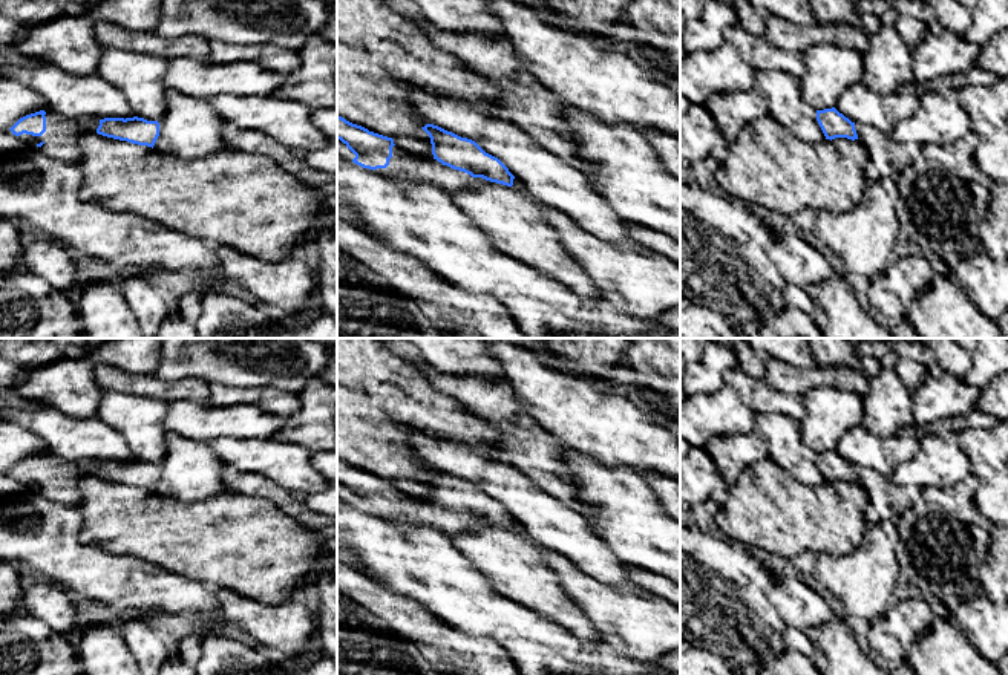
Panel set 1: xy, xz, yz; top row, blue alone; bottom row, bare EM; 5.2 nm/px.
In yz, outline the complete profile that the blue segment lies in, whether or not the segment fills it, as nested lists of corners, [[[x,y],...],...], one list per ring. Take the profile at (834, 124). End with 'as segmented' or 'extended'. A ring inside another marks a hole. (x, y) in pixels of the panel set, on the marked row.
[[[835,107],[817,110],[817,121],[826,136],[826,139],[847,138],[858,139],[855,122],[839,113]]]; as segmented

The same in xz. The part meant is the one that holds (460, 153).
[[[438,126],[421,127],[430,138],[434,159],[453,170],[464,171],[472,178],[513,185],[515,176],[495,156],[486,153],[475,141],[461,138]]]; as segmented

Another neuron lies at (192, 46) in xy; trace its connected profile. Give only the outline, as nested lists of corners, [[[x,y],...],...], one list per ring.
[[[95,21],[95,37],[101,47],[123,49],[162,58],[193,58],[213,63],[210,41],[198,35],[161,38],[155,32],[129,31],[112,23]]]

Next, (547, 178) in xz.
[[[412,87],[414,109],[429,122],[475,141],[498,158],[529,193],[544,205],[570,216],[582,230],[631,249],[648,249],[633,240],[622,219],[587,176],[541,147],[512,121],[447,95]]]

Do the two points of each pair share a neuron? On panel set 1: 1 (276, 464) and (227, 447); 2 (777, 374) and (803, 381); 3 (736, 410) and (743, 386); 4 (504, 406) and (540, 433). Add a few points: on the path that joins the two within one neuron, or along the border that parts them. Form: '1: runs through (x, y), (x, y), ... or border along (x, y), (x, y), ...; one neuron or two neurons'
1: runs through (264, 456), (239, 453); one neuron
2: runs through (783, 377), (797, 381); one neuron
3: border along (726, 383), (754, 414); two neurons
4: runs through (513, 412), (530, 424); one neuron

